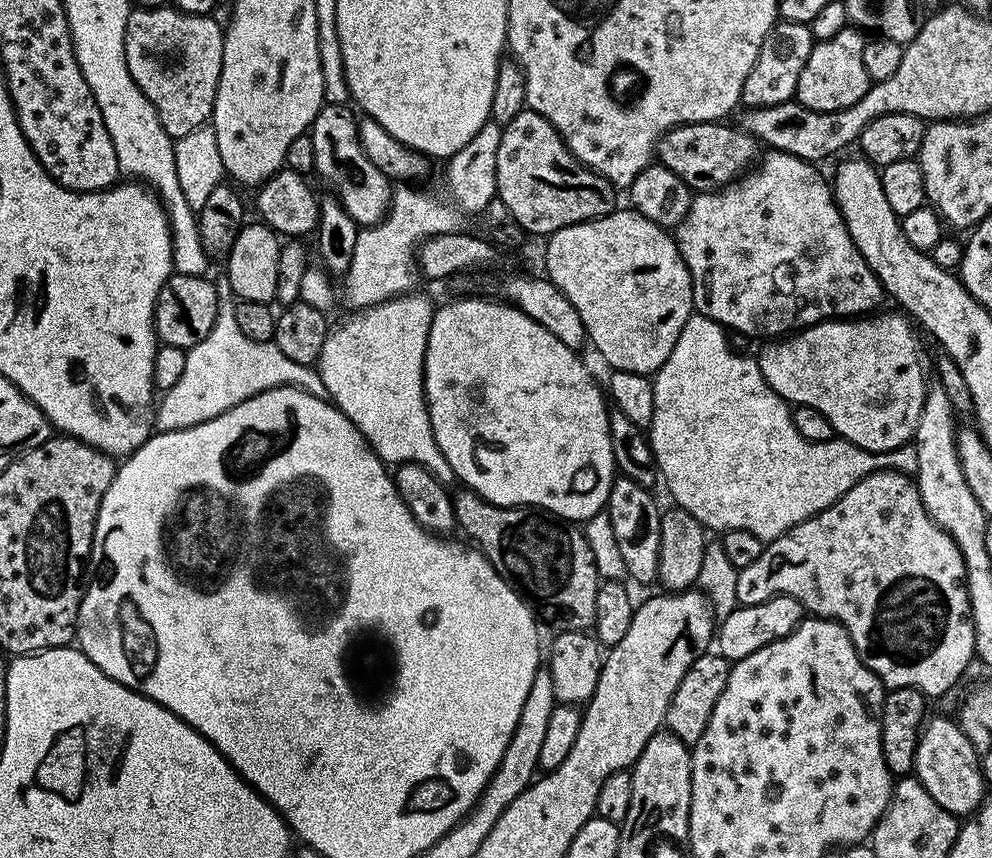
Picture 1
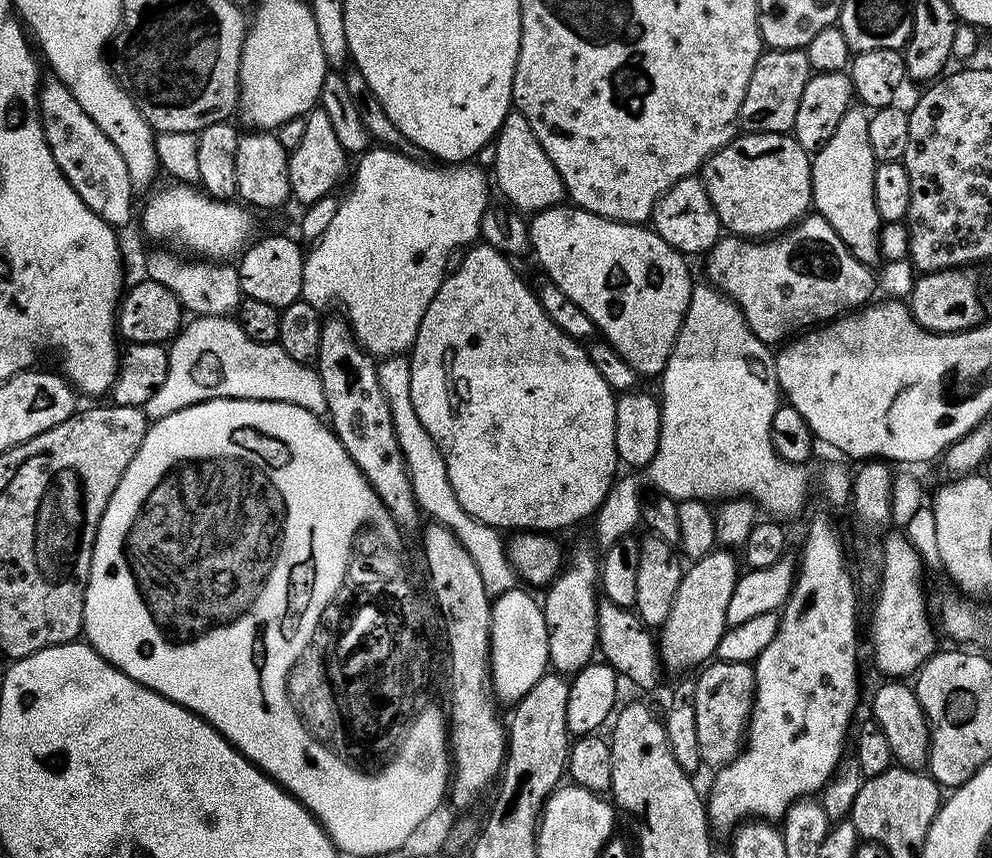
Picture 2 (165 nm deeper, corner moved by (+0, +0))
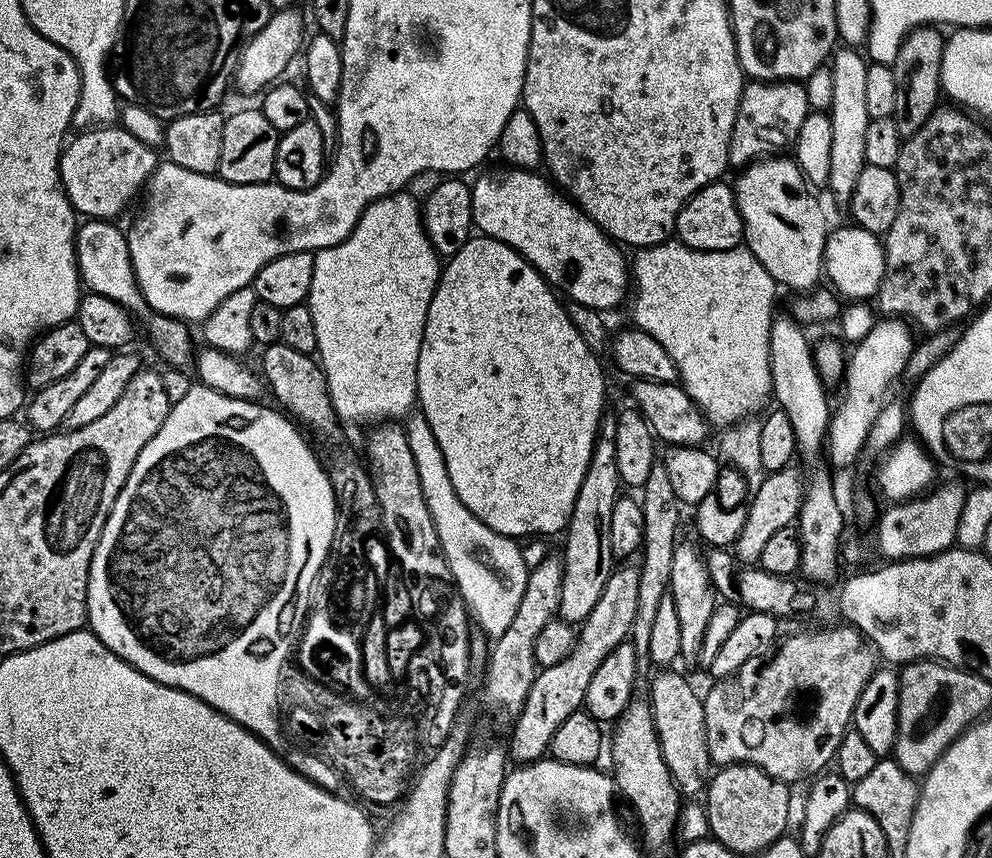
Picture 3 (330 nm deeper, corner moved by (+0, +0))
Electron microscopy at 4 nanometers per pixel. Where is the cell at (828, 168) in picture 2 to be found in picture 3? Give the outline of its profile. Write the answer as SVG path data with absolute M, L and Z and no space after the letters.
M840 46L830 57L833 74L834 98L828 117L830 118L830 178L826 188L838 199L851 201L854 185L858 182L858 174L862 174L866 158L866 126L868 111L866 110L866 70L869 61L863 51L852 46Z

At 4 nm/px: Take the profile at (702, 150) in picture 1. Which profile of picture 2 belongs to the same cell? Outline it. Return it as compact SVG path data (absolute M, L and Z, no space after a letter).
M737 134L725 148L719 148L709 160L705 160L698 175L704 181L706 194L710 194L710 202L714 202L721 225L734 236L775 237L797 225L812 208L812 161L810 154L791 134Z

